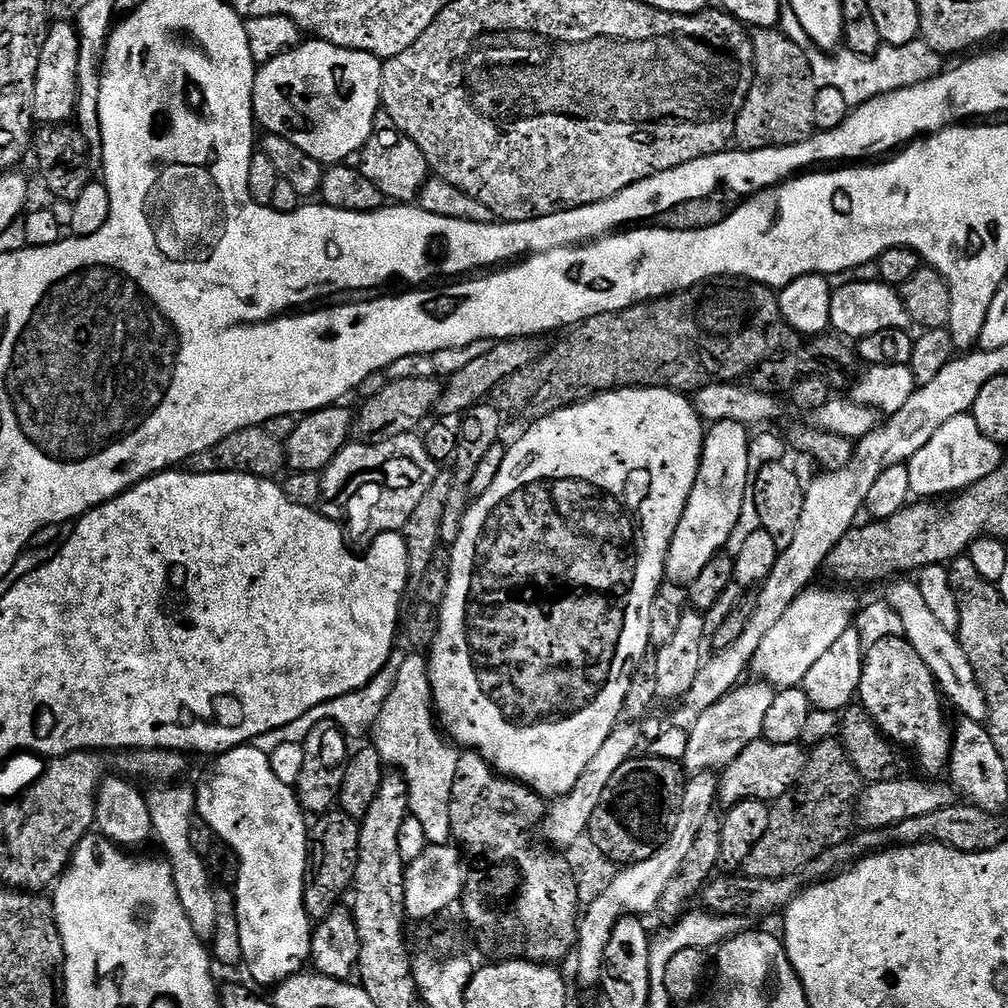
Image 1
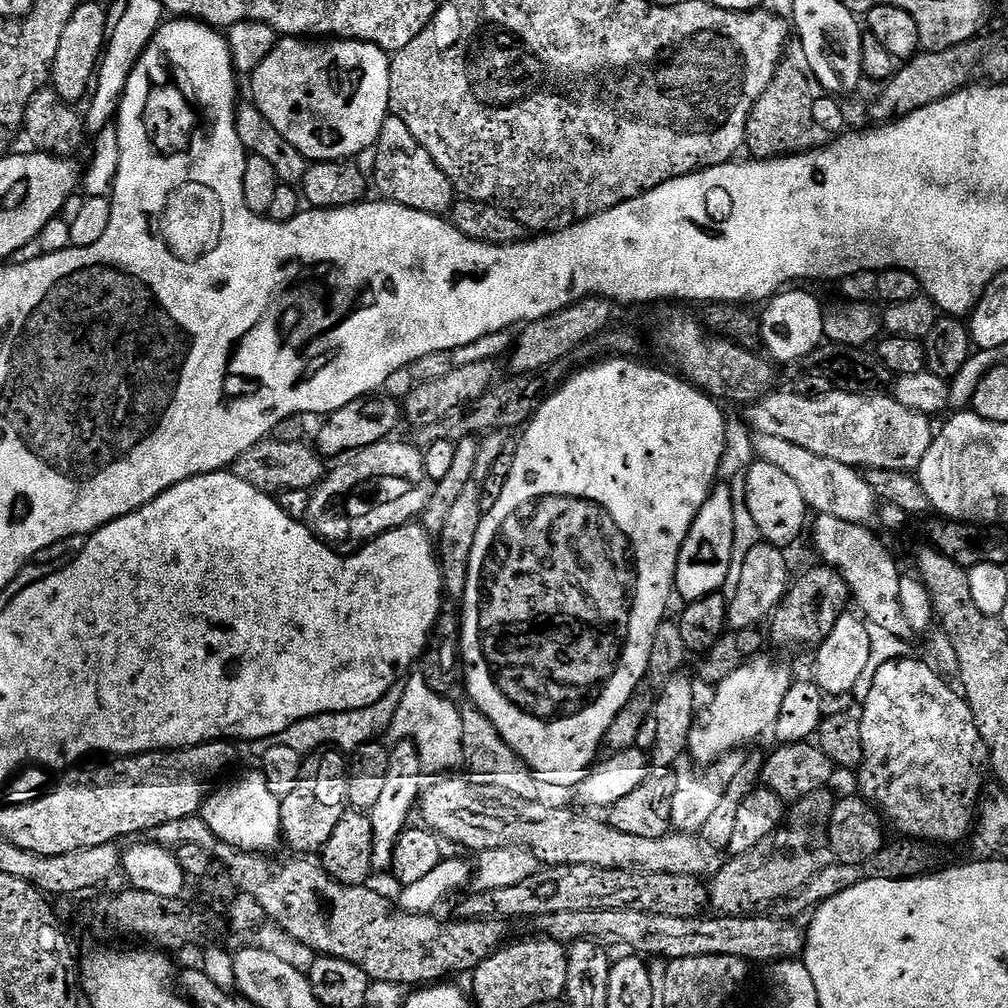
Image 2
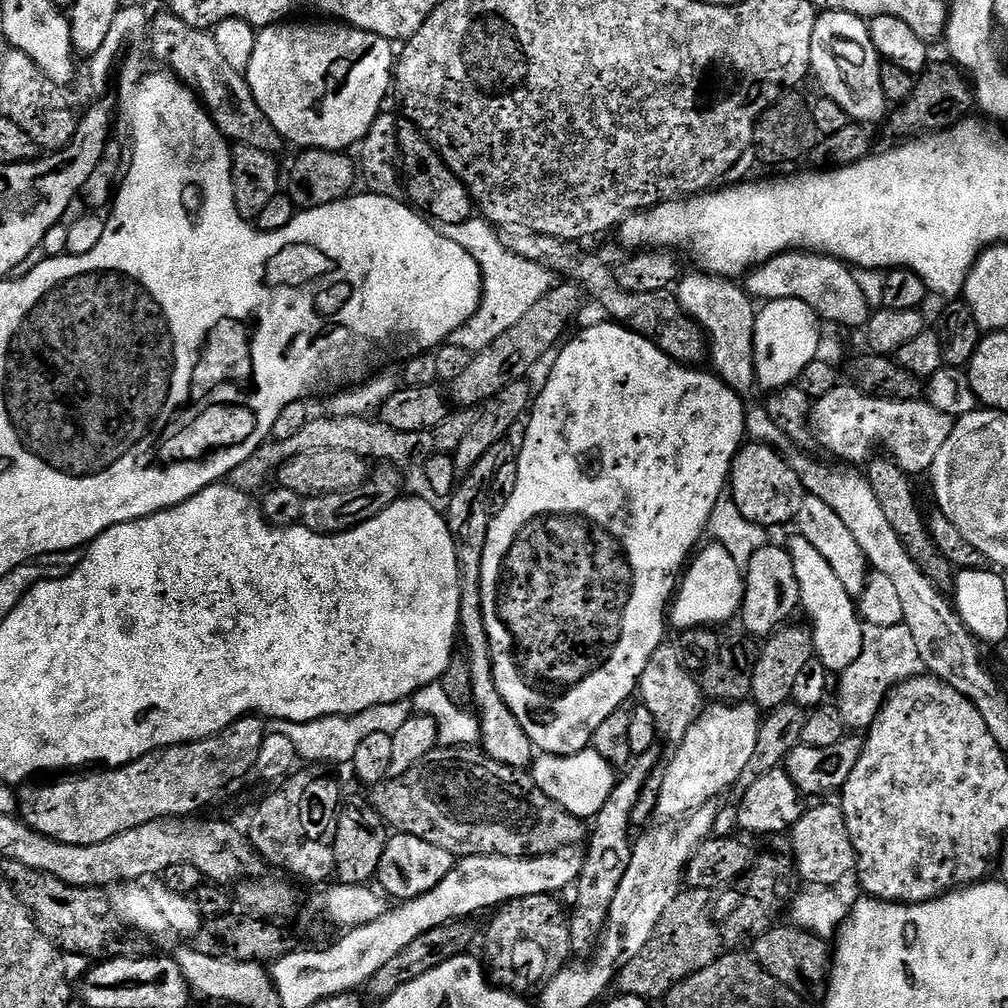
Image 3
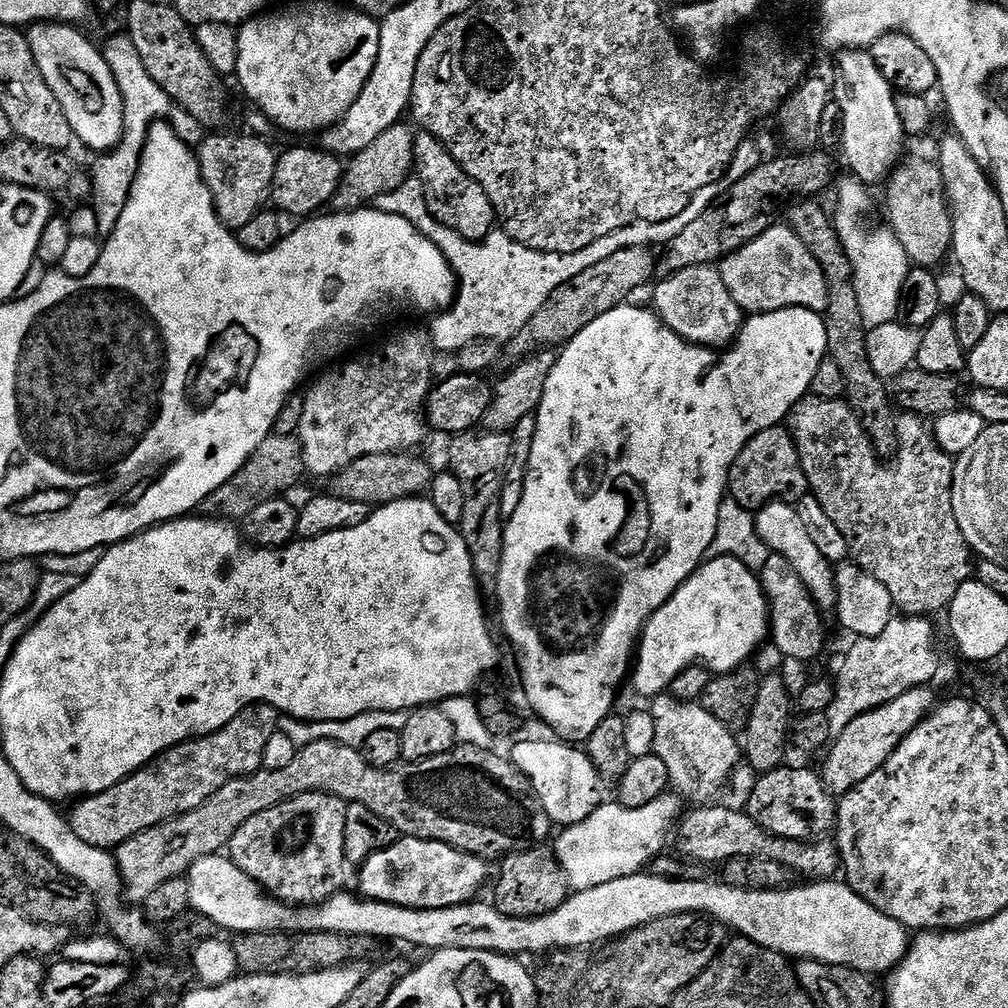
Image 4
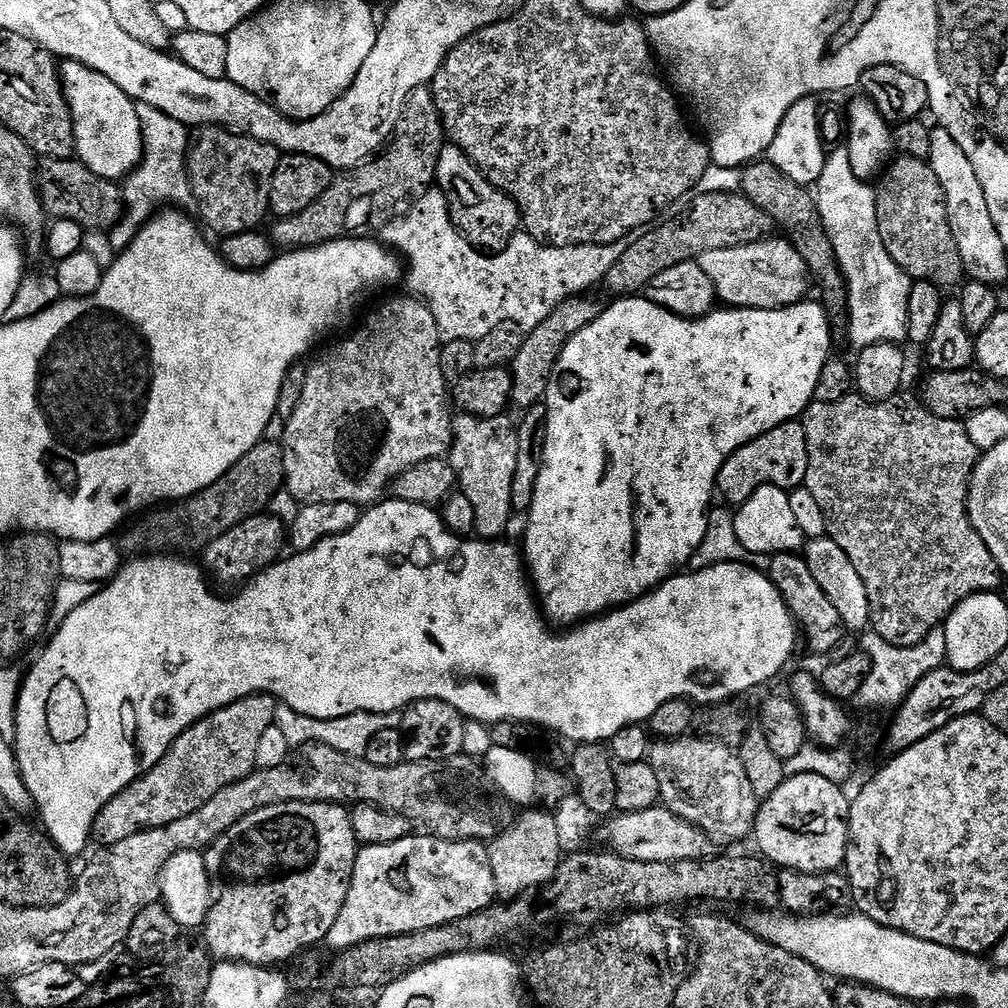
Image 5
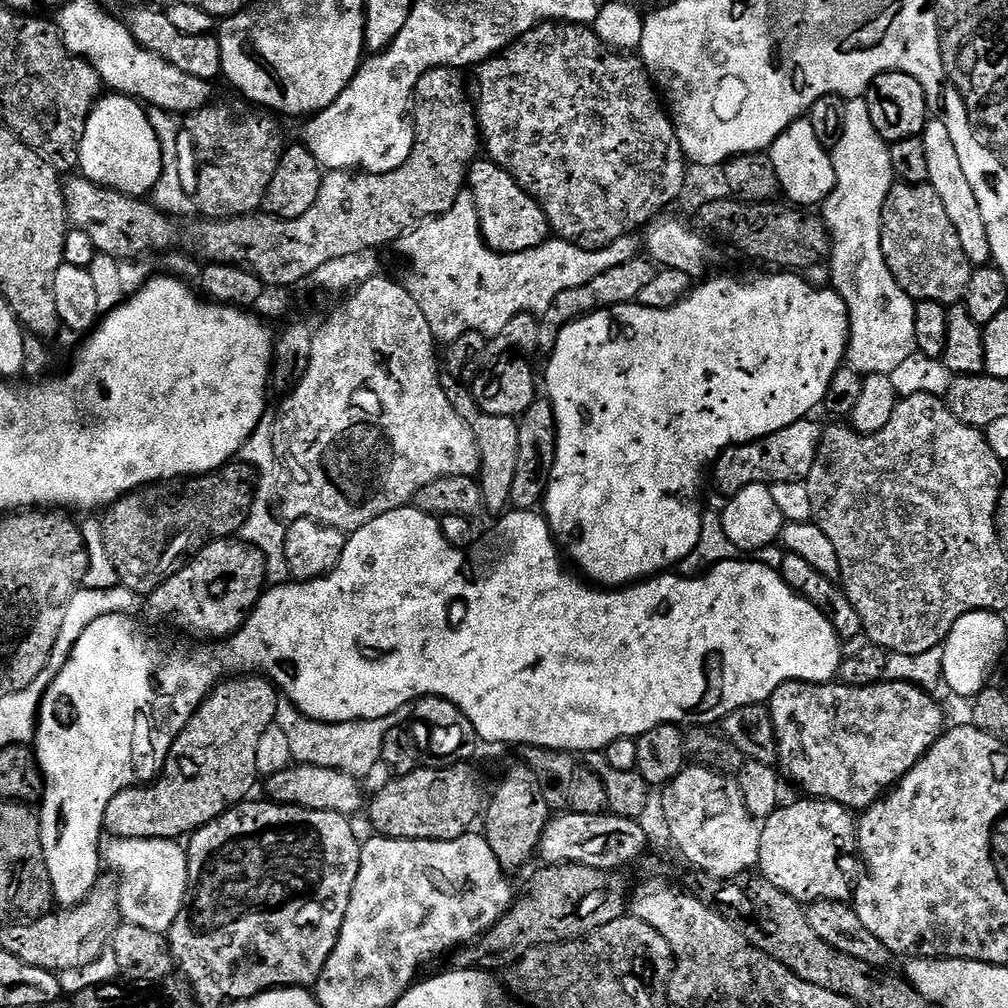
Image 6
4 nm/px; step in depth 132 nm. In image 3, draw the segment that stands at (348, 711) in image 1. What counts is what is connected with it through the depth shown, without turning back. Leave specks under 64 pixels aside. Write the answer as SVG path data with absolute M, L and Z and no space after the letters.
M400 701L398 703L379 704L360 712L356 716L325 716L308 723L269 719L265 723L265 733L283 734L286 738L290 738L290 742L294 743L296 755L301 761L344 762L344 764L348 764L351 763L362 739L368 738L370 734L374 733L386 733L388 735L396 733L409 715L409 703Z

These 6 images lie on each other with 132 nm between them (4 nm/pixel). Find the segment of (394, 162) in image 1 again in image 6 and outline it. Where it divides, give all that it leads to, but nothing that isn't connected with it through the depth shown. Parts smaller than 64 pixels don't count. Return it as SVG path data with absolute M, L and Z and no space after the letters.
M478 158L468 167L466 188L472 198L479 235L493 252L525 252L549 239L548 219L542 206L502 166L490 159Z

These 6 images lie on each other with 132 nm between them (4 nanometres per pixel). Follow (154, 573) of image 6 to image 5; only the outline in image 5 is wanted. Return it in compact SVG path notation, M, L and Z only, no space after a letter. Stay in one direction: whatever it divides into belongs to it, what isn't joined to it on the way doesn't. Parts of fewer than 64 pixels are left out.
M268 443L256 444L221 480L203 488L198 495L149 511L139 521L140 529L122 544L123 551L132 552L128 554L199 553L222 534L234 530L234 526L261 515L267 509L264 507L271 505L285 487L284 449L279 443Z

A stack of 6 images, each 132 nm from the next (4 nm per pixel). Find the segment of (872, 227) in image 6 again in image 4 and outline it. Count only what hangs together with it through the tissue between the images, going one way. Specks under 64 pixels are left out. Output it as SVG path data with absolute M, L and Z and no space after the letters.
M855 178L847 179L841 184L839 181L834 188L834 193L836 192L834 223L844 253L852 263L852 281L858 294L862 318L865 325L873 329L896 320L902 286L910 271L910 261L902 246L896 241L896 235L887 227L871 228L868 225L868 211L872 208L872 200L868 197L869 189Z

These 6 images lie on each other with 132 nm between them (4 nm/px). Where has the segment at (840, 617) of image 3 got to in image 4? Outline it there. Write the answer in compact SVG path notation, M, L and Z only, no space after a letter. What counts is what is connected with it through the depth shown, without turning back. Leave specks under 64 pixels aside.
M773 502L759 509L754 519L758 534L769 553L786 558L786 562L794 566L798 578L802 578L821 613L831 613L836 607L836 574L833 565L822 554L822 550L818 550L814 538L810 538L810 530L806 530L806 522L802 522L799 511L791 503Z

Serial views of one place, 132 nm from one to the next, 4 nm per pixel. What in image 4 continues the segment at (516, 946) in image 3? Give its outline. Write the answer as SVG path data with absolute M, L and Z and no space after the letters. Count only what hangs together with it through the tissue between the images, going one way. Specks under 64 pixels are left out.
M533 846L523 852L503 857L504 873L496 884L494 903L507 916L545 916L564 904L570 894L570 885L557 861L555 851L548 846Z

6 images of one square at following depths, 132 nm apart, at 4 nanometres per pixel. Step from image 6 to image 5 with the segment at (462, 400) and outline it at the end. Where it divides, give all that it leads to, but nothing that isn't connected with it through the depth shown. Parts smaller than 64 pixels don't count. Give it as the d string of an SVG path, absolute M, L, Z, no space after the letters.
M457 415L452 422L452 447L446 457L452 465L459 495L470 498L474 505L475 535L479 539L496 542L514 519L512 511L512 491L514 490L514 469L518 466L518 428L508 421L507 415L494 418L478 418L477 416Z

